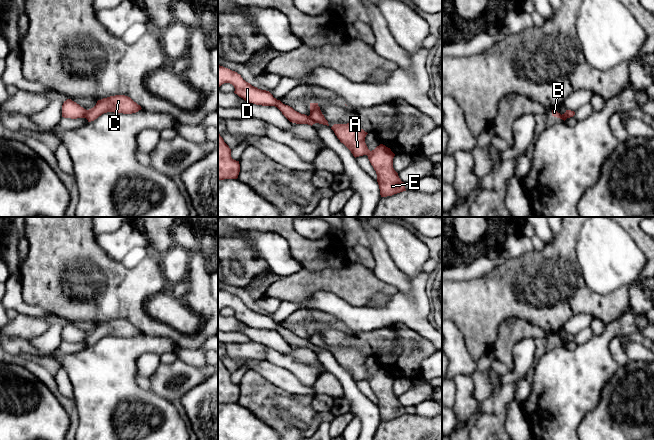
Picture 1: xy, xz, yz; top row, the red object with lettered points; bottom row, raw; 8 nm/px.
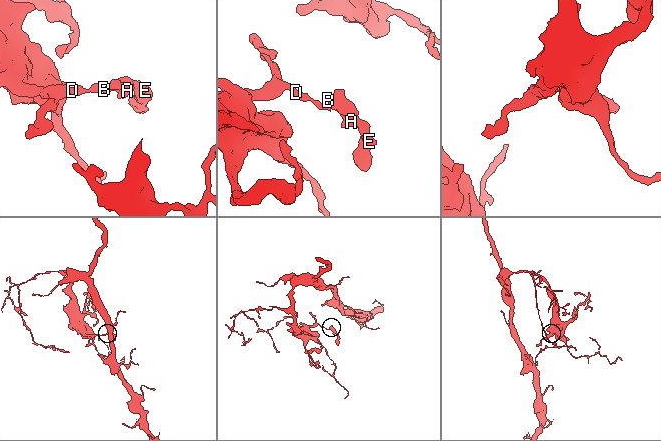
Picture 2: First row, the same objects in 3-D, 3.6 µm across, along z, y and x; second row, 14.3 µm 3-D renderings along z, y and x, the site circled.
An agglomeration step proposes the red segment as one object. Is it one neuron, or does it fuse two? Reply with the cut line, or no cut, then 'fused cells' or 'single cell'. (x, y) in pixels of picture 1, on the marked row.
cut in xz along (309, 115), (316, 122); fused cells

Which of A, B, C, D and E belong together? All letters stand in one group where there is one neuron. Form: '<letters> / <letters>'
A B C E / D

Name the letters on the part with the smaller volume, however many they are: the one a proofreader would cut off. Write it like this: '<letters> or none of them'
A, B, C, E

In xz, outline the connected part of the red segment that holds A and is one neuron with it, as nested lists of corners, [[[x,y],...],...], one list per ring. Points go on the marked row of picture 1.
[[[352,122],[334,124],[331,129],[355,158],[363,155],[368,156],[377,174],[381,197],[392,196],[406,191],[404,182],[401,181],[398,173],[393,168],[395,154],[390,148],[380,144],[374,150],[370,151],[365,143],[365,137],[368,133]]]

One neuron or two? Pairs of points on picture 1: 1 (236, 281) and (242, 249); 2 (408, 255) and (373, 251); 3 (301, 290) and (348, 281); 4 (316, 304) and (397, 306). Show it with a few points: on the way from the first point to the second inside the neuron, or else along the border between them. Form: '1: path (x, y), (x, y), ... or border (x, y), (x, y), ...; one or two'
1: path (245, 275), (247, 273), (247, 258); one
2: border (377, 232), (384, 242), (391, 259), (402, 272); two
3: path (313, 281), (336, 281); one
4: path (336, 306), (347, 315), (377, 315); one

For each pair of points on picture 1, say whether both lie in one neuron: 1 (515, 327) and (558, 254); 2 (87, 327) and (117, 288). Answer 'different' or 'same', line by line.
1: different
2: different

